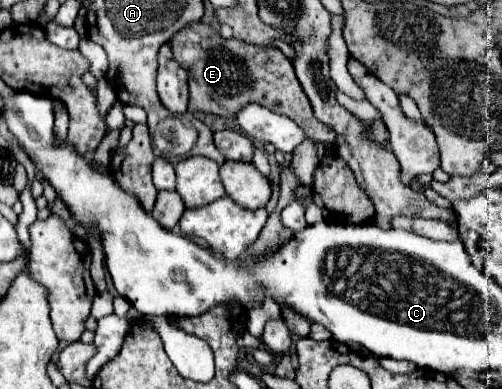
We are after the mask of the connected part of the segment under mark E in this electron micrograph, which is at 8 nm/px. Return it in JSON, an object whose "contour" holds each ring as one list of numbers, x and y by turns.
{"contour":[[193,23,177,31,171,37,169,47,175,59,189,73,189,111,205,111,229,117,235,115,241,105,259,103,297,121,305,129,307,139,317,143,335,141,335,129,313,117,309,99,295,77,293,63,279,49,249,45,237,39,221,39,219,33,203,23]]}

